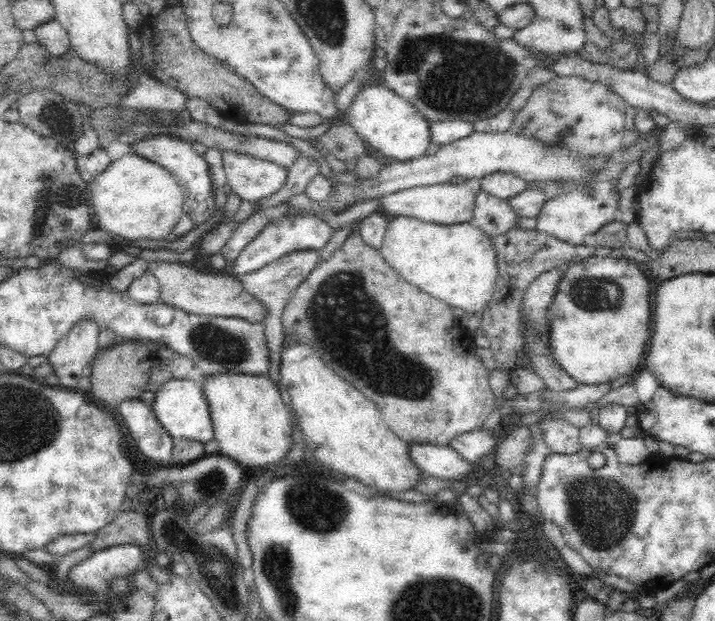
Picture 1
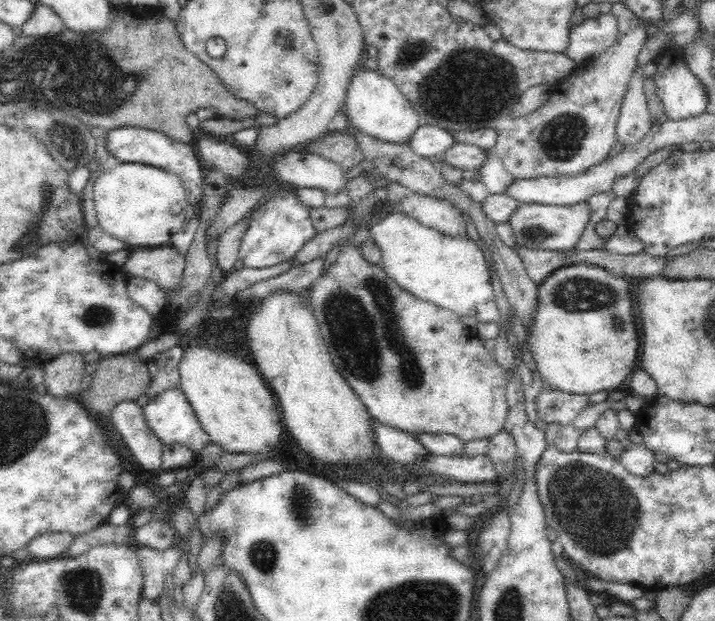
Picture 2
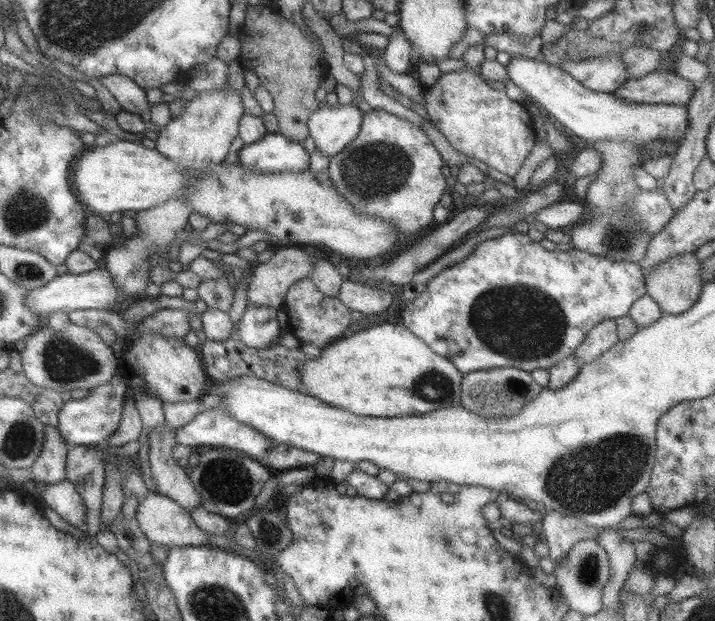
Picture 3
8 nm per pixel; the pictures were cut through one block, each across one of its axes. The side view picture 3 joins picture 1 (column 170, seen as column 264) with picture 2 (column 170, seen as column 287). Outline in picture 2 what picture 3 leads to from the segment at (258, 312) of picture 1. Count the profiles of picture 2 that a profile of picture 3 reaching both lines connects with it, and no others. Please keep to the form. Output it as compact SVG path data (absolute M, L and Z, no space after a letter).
M169 245L132 250L121 270L129 277L145 278L155 282L163 291L169 291L177 287L184 267L183 255Z

